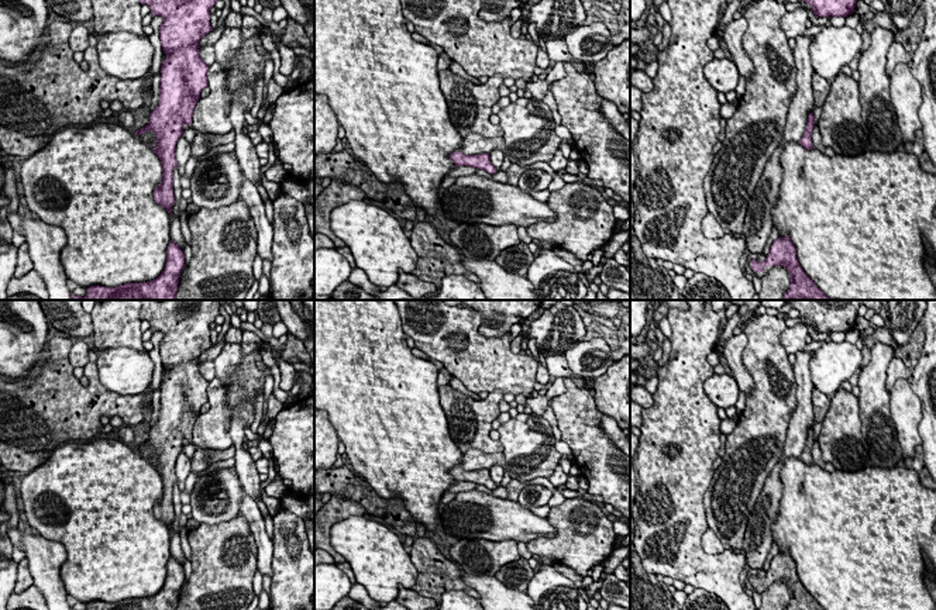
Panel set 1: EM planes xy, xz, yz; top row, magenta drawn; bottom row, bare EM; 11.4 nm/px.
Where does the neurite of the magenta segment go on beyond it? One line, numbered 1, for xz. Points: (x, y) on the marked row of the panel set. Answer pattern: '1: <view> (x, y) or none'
1: none

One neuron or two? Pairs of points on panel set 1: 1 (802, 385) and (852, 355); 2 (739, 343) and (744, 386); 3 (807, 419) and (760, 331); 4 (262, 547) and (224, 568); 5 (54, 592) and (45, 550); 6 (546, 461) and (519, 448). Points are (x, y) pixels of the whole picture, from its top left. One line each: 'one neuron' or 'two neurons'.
1: two neurons
2: one neuron
3: two neurons
4: two neurons
5: one neuron
6: one neuron

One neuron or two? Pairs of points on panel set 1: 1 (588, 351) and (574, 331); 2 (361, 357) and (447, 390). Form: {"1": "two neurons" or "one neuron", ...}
{"1": "two neurons", "2": "two neurons"}

